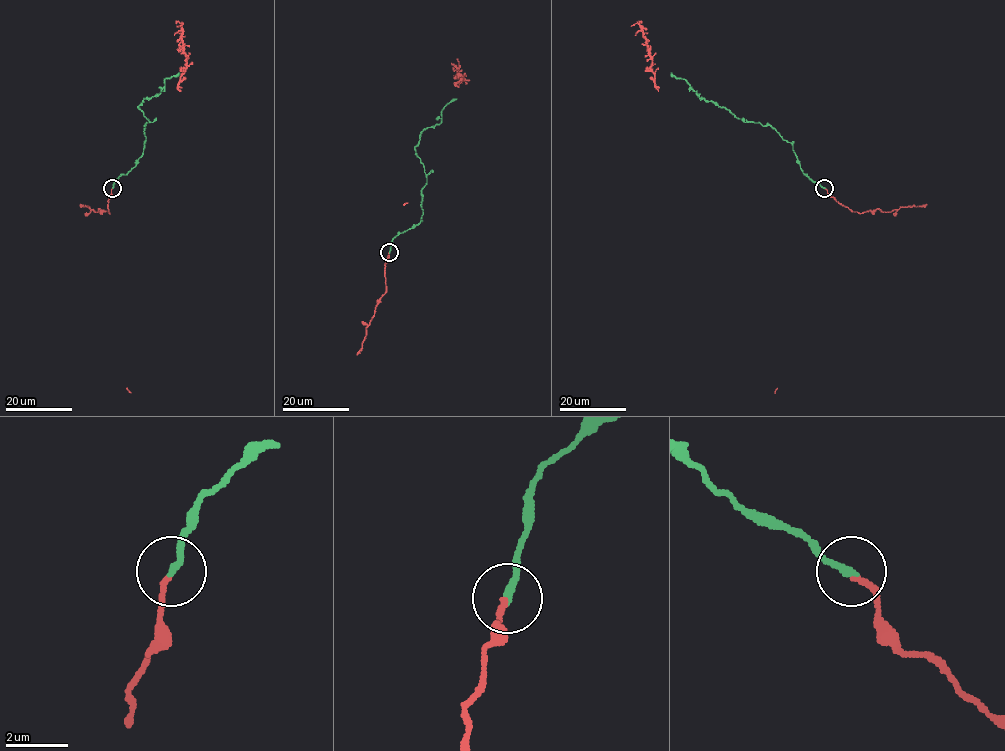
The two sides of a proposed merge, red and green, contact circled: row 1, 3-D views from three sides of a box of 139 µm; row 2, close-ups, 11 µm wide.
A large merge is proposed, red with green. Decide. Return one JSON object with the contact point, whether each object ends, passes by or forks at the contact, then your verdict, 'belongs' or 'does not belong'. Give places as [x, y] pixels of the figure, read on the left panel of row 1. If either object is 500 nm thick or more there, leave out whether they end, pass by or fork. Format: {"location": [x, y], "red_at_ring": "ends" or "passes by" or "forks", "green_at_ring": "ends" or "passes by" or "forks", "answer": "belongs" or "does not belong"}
{"location": [112, 188], "red_at_ring": "ends", "green_at_ring": "ends", "answer": "belongs"}

